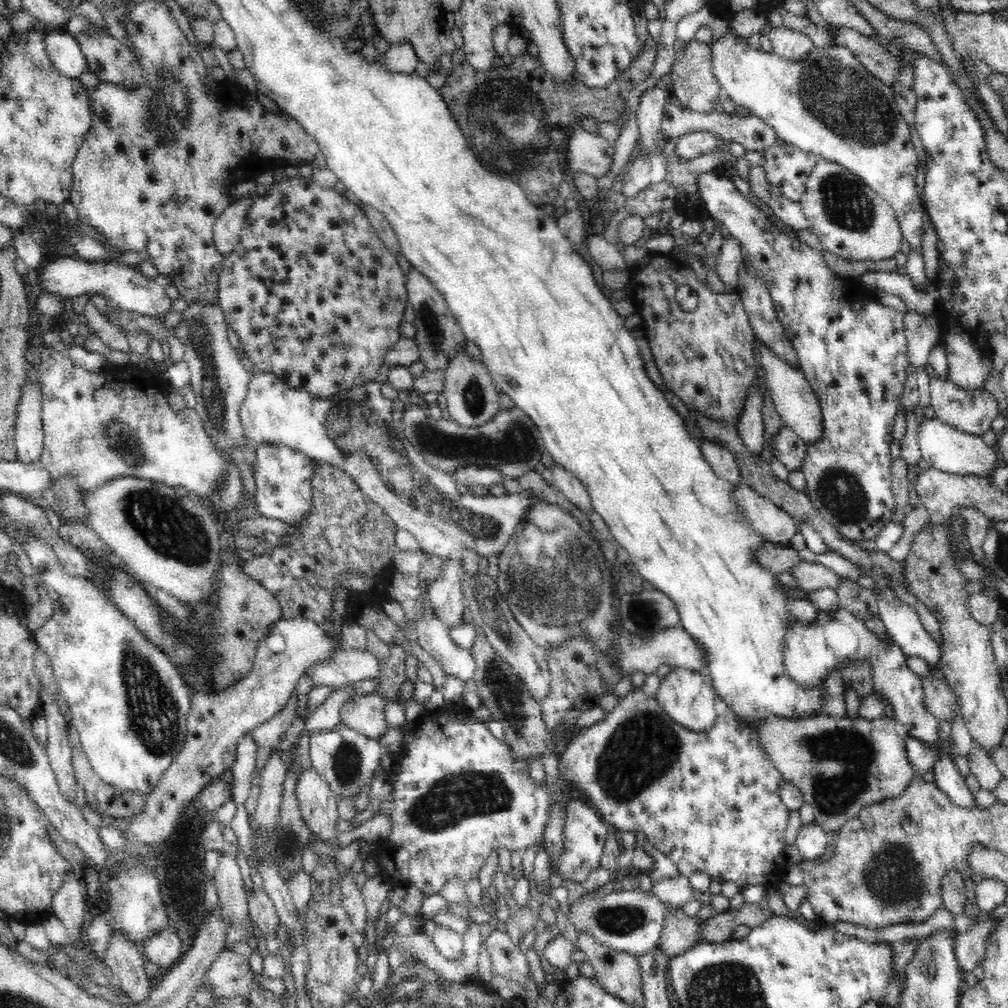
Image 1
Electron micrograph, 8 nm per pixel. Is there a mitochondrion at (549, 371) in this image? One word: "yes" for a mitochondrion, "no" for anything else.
no

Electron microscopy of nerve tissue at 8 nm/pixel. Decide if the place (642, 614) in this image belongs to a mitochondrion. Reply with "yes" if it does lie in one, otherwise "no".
yes

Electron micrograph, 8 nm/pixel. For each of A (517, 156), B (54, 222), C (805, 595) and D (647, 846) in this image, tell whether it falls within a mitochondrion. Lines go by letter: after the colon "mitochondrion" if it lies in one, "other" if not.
A: other
B: other
C: other
D: other

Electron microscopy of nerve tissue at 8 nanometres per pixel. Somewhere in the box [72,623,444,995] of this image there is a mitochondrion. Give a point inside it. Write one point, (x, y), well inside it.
(154, 711)

